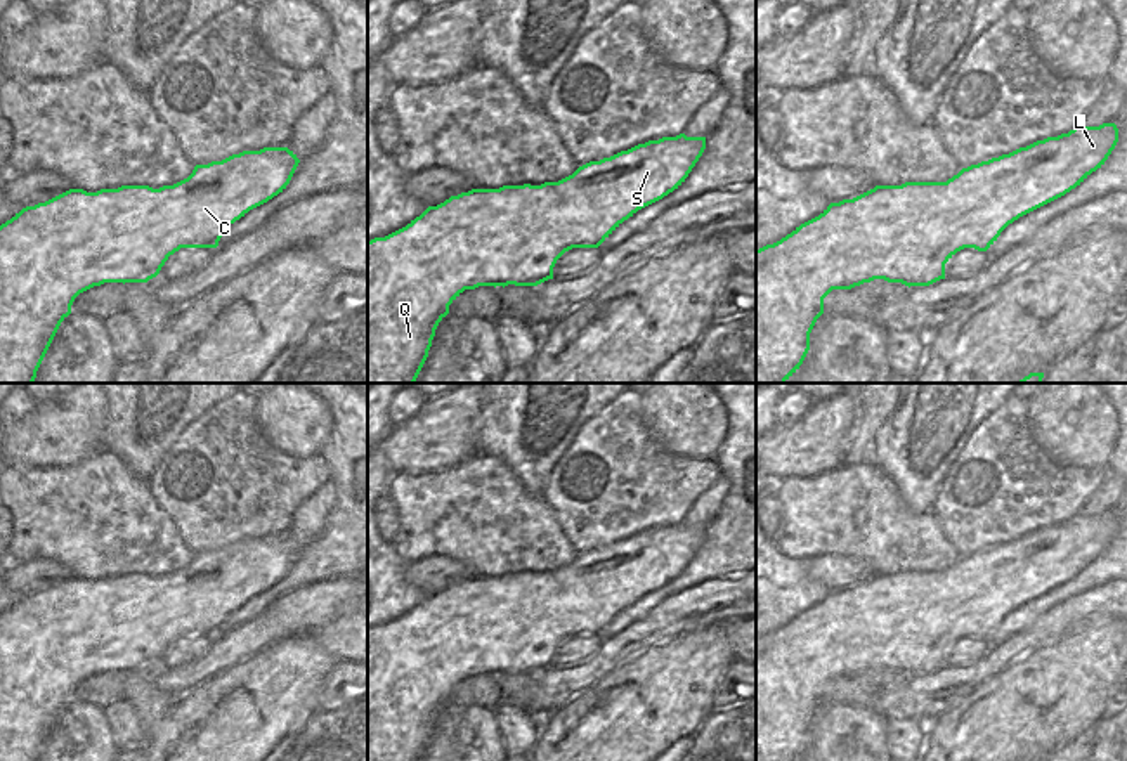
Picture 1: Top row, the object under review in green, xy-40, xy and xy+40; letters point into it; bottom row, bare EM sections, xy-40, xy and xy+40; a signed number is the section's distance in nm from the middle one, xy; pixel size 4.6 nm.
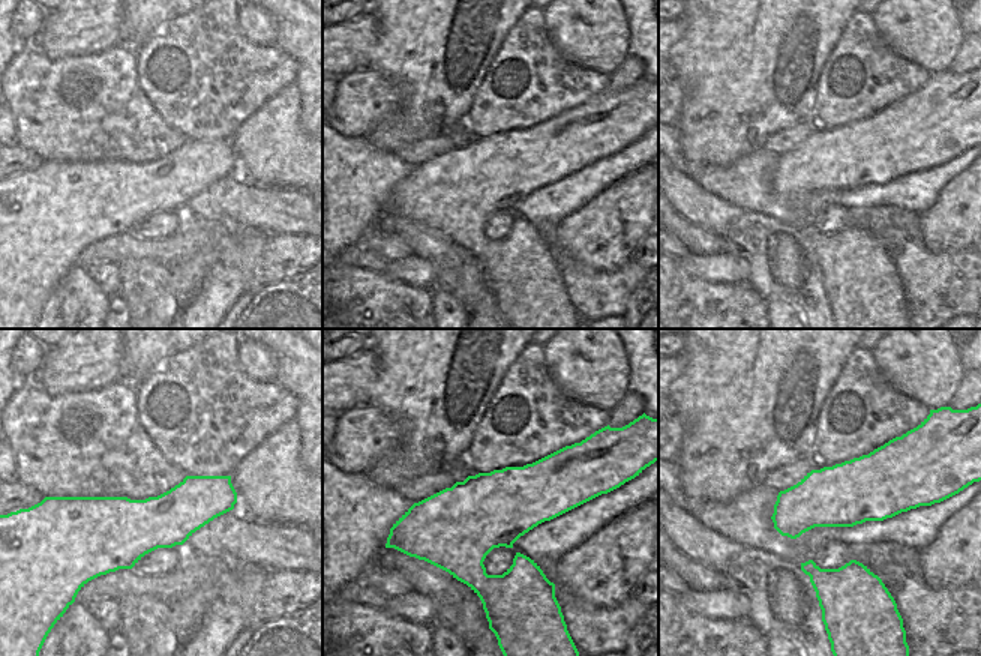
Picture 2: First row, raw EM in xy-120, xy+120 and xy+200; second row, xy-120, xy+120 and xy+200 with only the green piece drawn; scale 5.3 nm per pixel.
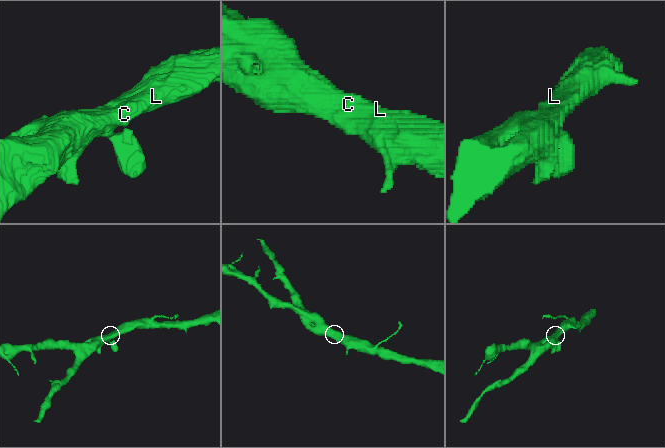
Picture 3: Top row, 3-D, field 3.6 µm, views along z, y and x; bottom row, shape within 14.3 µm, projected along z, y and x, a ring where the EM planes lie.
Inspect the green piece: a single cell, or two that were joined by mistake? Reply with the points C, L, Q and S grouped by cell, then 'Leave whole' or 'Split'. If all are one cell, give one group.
Groups: C L Q S. Leave whole.

